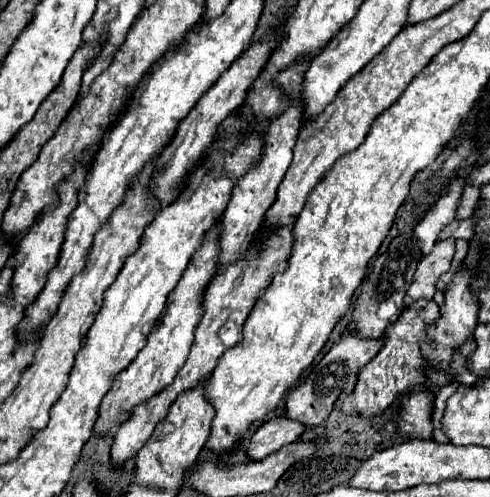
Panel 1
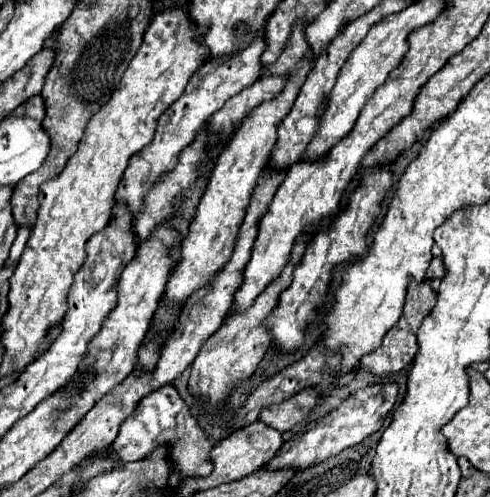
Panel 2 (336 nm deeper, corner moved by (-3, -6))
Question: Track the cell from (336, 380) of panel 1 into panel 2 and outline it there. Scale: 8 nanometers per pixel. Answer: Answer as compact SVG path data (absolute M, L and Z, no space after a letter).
M313 389L299 391L299 395L293 395L291 399L285 399L283 403L265 407L259 415L259 421L285 433L293 425L297 425L301 419L305 419L315 409L317 403L319 403L319 395Z

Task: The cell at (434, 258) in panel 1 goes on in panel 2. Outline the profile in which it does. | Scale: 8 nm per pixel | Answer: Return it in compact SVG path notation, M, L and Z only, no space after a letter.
M435 257L429 265L429 271L427 271L427 279L441 279L445 275L445 267L443 267L443 261L441 257Z

